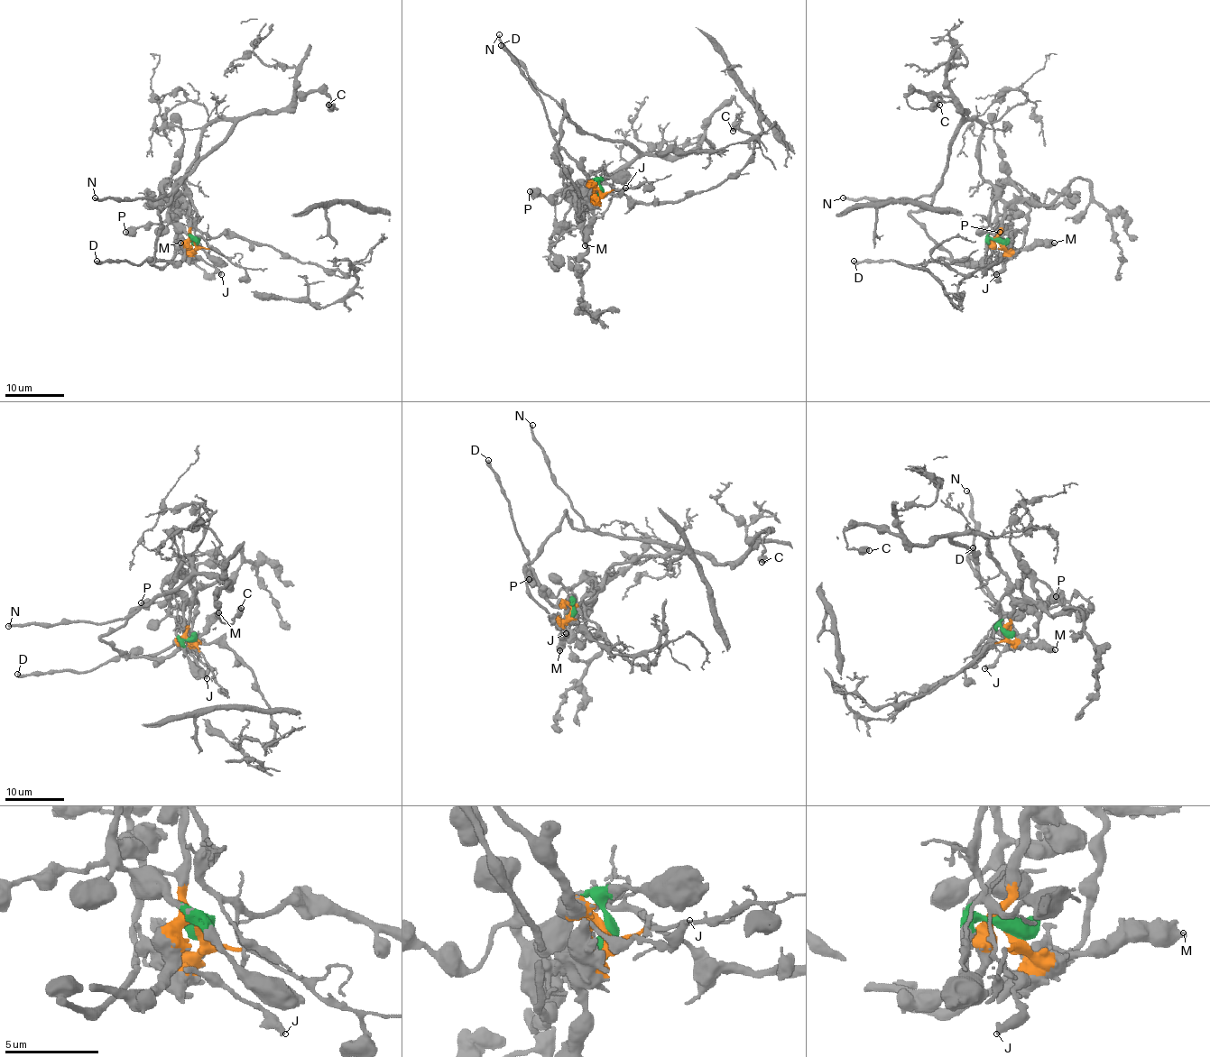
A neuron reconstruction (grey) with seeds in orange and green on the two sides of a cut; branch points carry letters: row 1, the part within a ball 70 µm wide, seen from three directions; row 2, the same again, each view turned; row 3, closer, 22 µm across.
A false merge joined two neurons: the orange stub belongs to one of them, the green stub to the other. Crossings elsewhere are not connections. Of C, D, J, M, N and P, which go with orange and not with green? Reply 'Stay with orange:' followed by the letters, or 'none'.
Stay with orange: D, J, M

